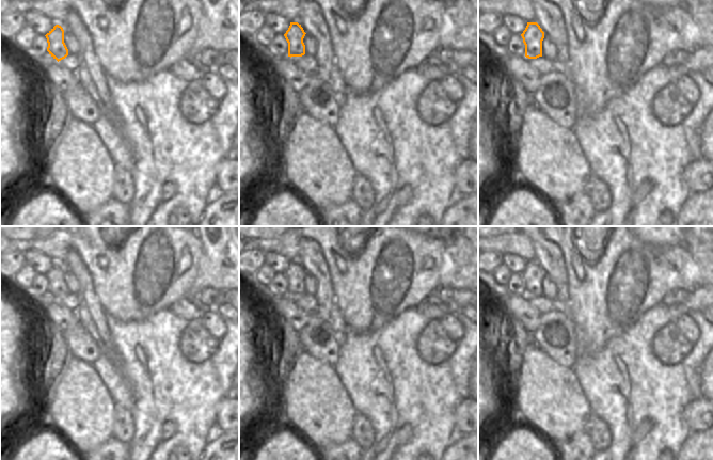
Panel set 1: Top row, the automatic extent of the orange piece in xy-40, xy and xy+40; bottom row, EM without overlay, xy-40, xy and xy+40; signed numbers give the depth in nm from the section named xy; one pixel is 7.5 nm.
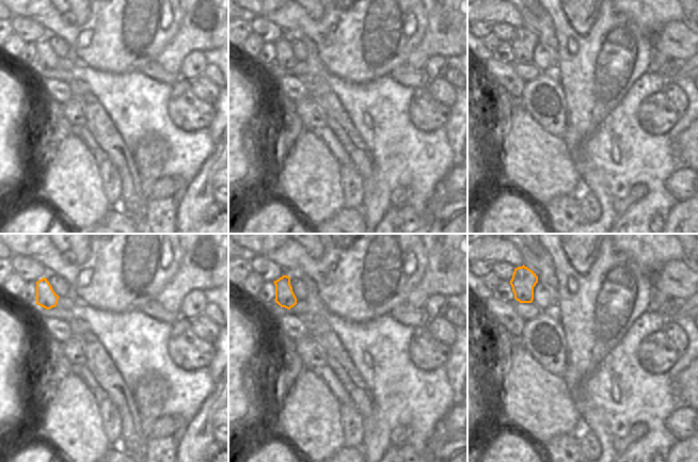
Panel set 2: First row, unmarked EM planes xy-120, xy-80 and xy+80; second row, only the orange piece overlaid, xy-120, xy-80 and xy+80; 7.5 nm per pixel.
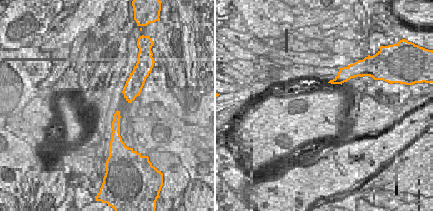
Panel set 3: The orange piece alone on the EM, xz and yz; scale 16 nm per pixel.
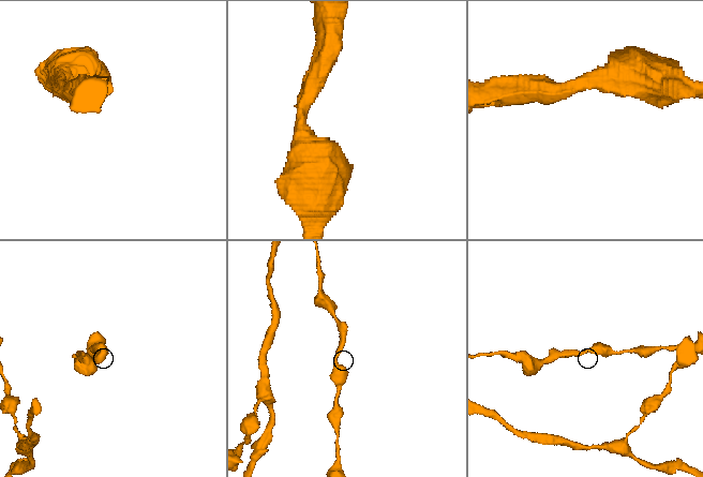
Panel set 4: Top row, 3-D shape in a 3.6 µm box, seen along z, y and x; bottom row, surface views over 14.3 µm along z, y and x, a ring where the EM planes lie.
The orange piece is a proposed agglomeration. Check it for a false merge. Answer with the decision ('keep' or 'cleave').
keep

